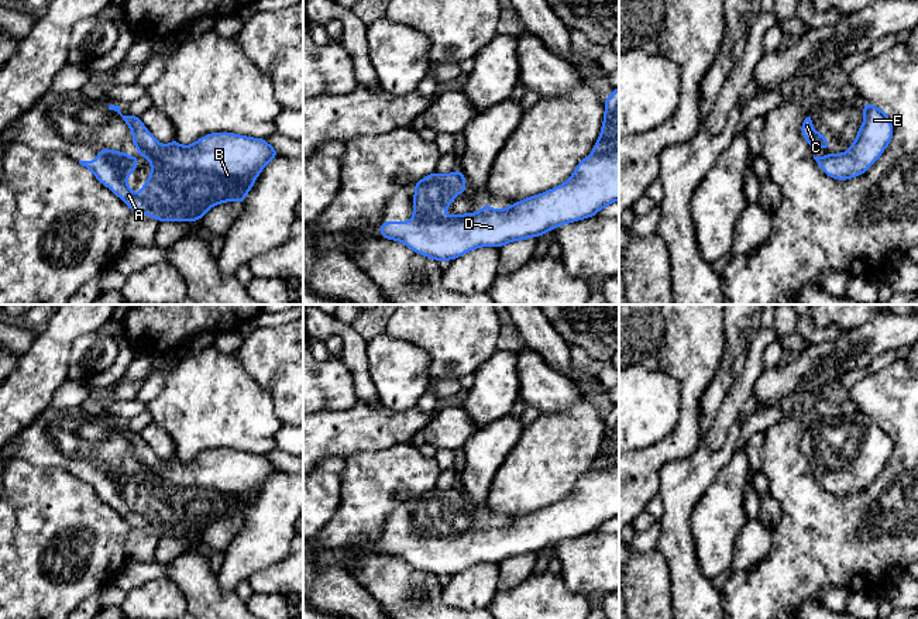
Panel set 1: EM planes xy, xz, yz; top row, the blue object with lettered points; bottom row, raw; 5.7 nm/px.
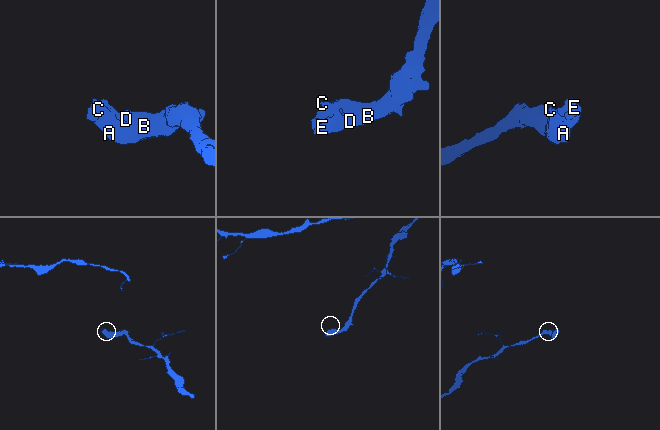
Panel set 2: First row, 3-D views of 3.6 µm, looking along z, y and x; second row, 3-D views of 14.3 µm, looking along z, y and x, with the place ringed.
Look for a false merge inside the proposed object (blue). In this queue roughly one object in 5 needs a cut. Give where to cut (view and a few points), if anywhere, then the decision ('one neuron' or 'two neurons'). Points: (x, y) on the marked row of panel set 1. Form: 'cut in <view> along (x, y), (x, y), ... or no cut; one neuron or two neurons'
no cut; one neuron

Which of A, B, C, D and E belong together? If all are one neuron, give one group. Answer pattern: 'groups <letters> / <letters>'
groups A B C D E

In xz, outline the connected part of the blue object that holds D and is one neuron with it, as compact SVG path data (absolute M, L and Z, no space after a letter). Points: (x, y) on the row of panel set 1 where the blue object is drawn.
M619 87L612 89L604 106L599 140L591 155L577 165L563 185L502 210L482 204L479 213L443 216L441 213L451 206L453 199L467 190L467 180L460 169L448 175L434 172L415 182L413 217L405 223L385 221L379 226L381 237L400 241L427 258L453 261L474 248L501 248L510 241L539 237L561 224L595 216L601 209L619 200Z

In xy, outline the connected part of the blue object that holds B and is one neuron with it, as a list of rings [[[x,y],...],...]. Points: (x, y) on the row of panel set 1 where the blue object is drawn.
[[[110,104],[109,110],[114,110],[123,117],[133,130],[134,147],[141,157],[149,159],[152,171],[149,179],[141,186],[141,195],[135,195],[127,183],[127,176],[137,169],[138,158],[102,148],[96,161],[79,161],[79,164],[89,168],[97,180],[127,203],[133,212],[151,216],[158,221],[193,223],[216,204],[233,200],[241,204],[265,165],[279,155],[264,138],[250,138],[233,133],[207,134],[188,147],[180,145],[176,140],[161,145],[140,117],[123,116],[120,106],[114,104]]]

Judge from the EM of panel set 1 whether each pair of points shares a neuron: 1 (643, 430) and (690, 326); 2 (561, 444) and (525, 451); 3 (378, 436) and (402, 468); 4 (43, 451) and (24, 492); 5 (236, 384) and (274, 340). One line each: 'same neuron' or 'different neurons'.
1: different neurons
2: same neuron
3: different neurons
4: different neurons
5: different neurons

